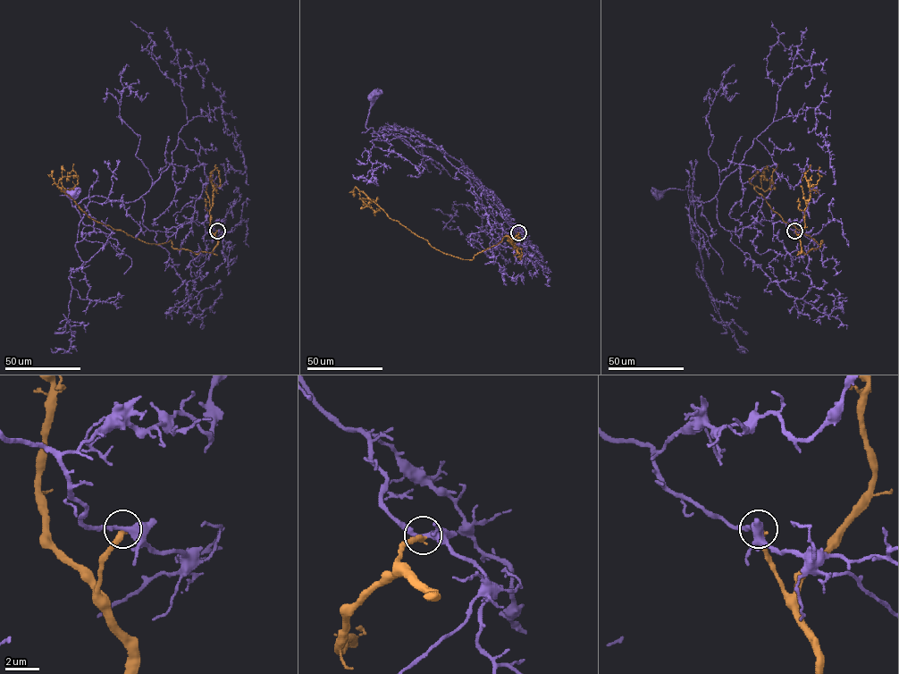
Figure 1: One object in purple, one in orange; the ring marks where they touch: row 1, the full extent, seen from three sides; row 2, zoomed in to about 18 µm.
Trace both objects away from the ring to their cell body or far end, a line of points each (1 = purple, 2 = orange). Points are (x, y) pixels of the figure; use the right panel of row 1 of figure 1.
1: (795, 231), (762, 219), (726, 231), (716, 197), (702, 202), (693, 196), (694, 206), (689, 189), (657, 193)
2: (795, 231), (798, 252), (806, 254), (822, 243), (785, 223), (754, 189), (774, 188), (772, 172), (778, 164)

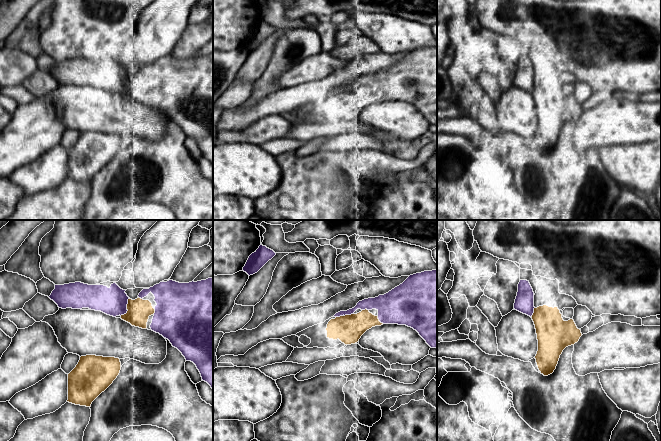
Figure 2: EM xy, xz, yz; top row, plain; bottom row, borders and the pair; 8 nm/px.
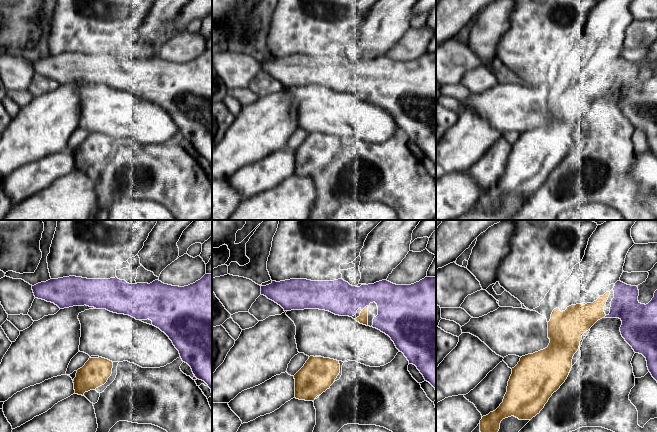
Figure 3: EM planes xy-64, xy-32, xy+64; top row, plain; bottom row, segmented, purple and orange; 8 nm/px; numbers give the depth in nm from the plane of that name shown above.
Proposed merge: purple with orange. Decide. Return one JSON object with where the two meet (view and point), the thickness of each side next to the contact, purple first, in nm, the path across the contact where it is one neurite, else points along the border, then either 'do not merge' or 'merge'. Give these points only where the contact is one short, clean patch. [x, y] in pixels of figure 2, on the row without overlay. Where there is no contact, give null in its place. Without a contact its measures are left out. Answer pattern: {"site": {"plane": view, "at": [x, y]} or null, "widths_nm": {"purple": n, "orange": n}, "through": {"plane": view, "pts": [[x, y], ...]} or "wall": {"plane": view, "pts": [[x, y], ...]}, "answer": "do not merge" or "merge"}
{"site": {"plane": "xy", "at": [126, 84]}, "widths_nm": {"purple": 220, "orange": 190}, "answer": "do not merge"}

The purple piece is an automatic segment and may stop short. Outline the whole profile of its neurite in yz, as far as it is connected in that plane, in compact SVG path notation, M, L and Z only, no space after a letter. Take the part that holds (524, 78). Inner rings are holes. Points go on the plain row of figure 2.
M520 56L514 79L514 85L531 93L534 89L534 84L533 65L529 57Z

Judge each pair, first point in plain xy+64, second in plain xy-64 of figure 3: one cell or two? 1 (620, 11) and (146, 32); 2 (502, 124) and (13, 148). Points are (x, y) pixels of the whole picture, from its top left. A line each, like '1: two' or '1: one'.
1: one
2: two

